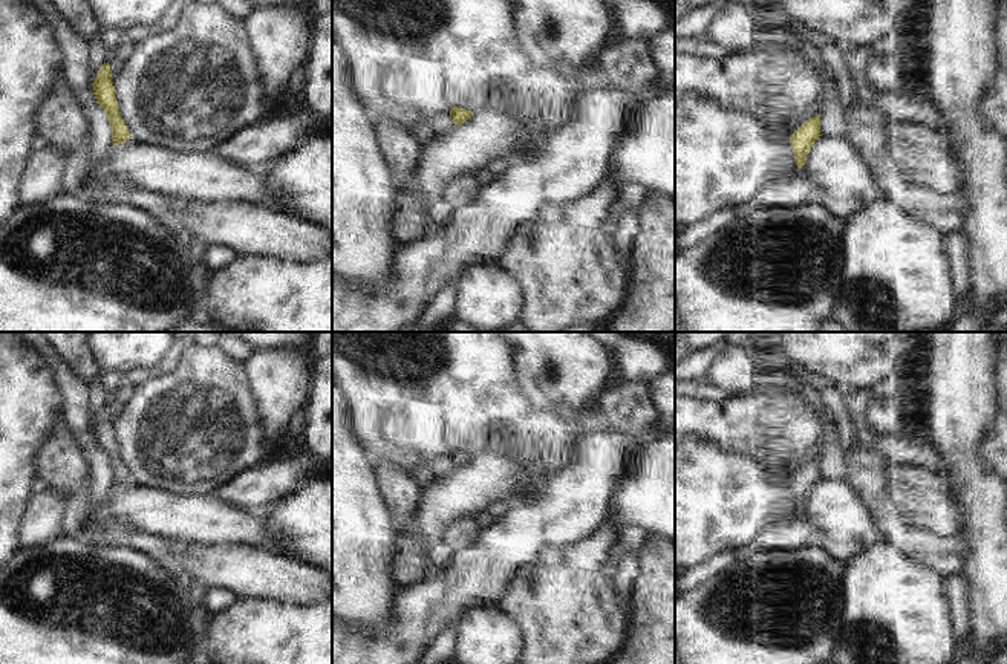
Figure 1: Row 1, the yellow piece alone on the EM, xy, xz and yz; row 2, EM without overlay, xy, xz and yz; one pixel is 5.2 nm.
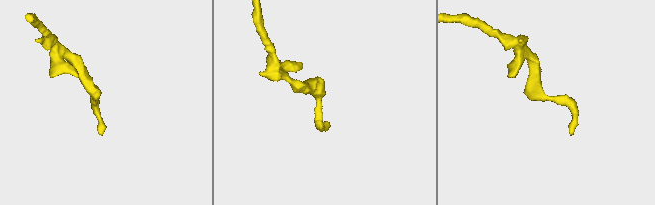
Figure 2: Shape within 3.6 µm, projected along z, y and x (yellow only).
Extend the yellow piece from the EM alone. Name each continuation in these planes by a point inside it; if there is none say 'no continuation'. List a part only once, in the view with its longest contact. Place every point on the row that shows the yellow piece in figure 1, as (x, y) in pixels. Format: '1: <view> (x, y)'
no continuation

